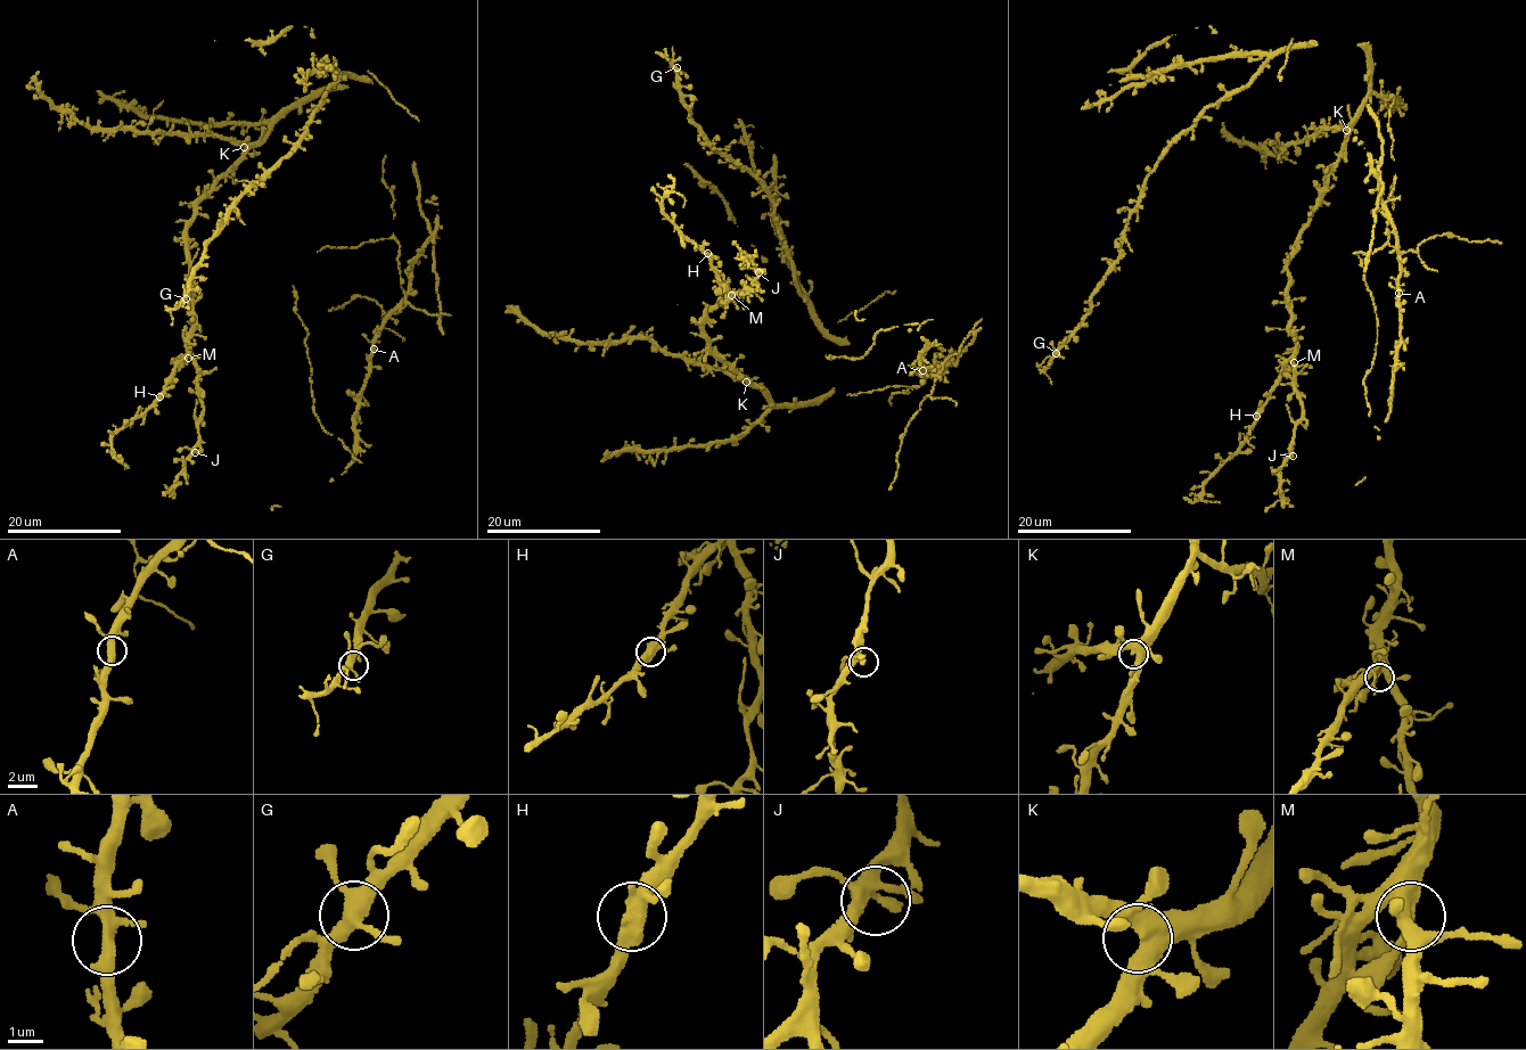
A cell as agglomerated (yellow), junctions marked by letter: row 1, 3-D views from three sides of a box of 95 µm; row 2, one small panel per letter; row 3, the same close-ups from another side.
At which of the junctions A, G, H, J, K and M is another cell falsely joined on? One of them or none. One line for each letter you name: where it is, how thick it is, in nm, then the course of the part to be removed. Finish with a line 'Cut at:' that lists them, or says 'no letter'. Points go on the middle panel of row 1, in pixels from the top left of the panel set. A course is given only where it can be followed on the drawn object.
Cut at: no letter

